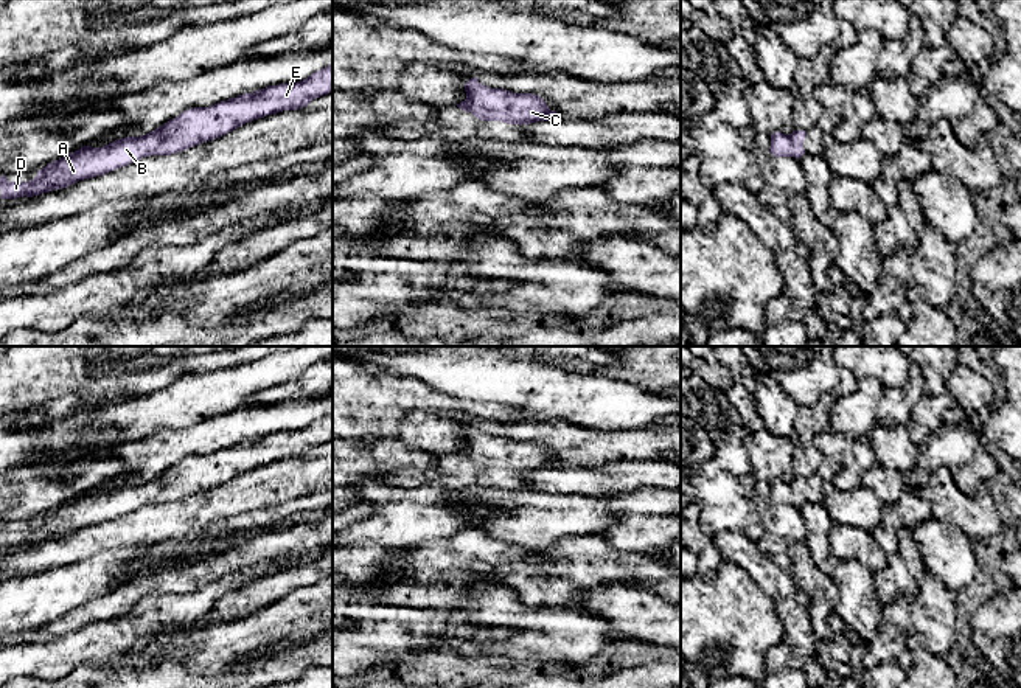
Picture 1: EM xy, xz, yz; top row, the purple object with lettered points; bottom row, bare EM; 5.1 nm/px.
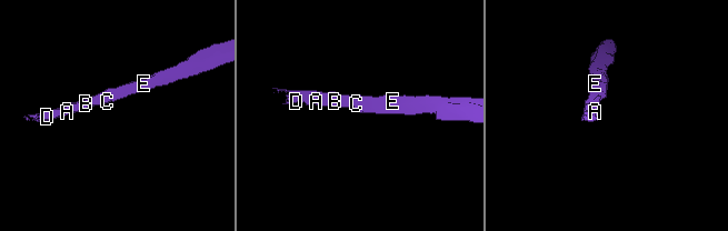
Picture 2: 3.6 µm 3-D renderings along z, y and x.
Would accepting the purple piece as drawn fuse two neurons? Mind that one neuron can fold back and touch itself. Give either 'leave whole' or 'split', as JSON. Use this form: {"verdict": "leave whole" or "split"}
{"verdict": "leave whole"}

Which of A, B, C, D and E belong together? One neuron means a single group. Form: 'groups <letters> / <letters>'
groups A B C D E

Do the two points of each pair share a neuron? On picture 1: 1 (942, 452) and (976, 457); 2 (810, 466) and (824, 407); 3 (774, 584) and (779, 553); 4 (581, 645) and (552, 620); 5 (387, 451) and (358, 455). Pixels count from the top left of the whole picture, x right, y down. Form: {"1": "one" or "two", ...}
{"1": "one", "2": "one", "3": "two", "4": "one", "5": "one"}

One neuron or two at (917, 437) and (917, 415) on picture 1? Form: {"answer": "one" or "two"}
{"answer": "one"}

